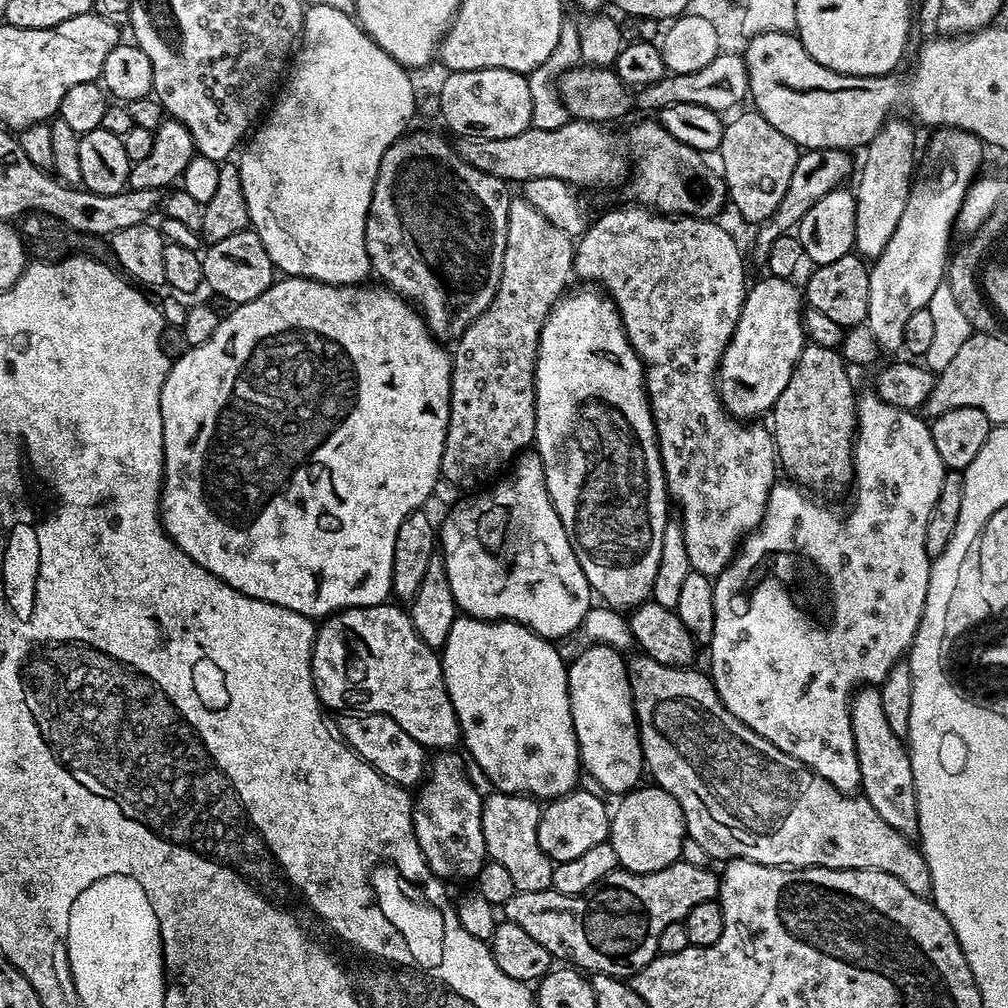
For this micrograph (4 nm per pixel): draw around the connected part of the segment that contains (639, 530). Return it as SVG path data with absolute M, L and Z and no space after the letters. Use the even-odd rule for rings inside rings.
M600 290L592 291L596 292L576 292L573 296L571 296L571 294L561 296L560 300L554 305L552 312L547 318L546 326L542 326L542 334L540 335L540 341L538 342L538 358L536 359L536 438L534 441L534 450L542 458L542 462L544 463L544 473L546 474L546 490L550 494L552 505L558 514L558 518L562 518L562 526L566 530L566 534L570 538L570 546L578 558L578 566L582 566L582 570L586 574L588 585L591 586L593 593L595 593L599 599L600 596L604 599L601 601L603 601L607 607L617 610L631 610L635 608L637 604L645 603L645 601L651 597L652 587L654 586L654 574L658 574L658 558L662 558L662 530L666 530L666 522L670 518L670 512L668 512L670 497L668 485L665 483L664 461L660 459L662 444L661 441L656 441L656 424L652 421L652 408L648 405L648 400L650 401L650 392L646 387L644 363L640 360L640 356L634 350L634 346L626 334L624 323L620 317L620 312L616 309L616 303L612 300L612 297Z

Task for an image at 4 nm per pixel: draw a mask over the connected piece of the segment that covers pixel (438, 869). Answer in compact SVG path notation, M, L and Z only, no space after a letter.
M440 750L433 756L436 757L433 760L431 757L412 802L414 838L422 850L422 858L426 858L426 866L430 866L441 882L472 882L482 870L488 855L486 838L482 834L482 792L472 785L468 777L469 765L459 751Z

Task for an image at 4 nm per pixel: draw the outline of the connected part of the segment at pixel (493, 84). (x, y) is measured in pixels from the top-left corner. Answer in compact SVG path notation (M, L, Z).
M483 68L465 72L448 72L445 77L440 84L440 112L448 123L449 133L457 132L457 137L474 140L514 138L514 134L522 134L532 127L530 86L525 73L501 68Z

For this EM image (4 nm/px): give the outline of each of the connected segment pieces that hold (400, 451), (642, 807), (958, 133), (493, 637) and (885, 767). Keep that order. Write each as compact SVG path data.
M289 276L273 282L258 298L254 298L245 304L235 305L229 316L221 319L218 330L206 342L191 345L180 357L171 361L166 382L162 384L160 393L160 435L162 437L162 473L164 475L164 487L160 489L160 520L164 524L164 531L198 566L210 570L217 580L226 582L234 590L238 590L244 596L252 600L265 600L271 604L282 606L286 610L294 610L302 617L327 618L334 616L345 608L365 608L375 604L385 603L392 596L392 571L394 570L394 542L398 538L398 526L411 512L419 512L425 507L424 503L433 499L435 480L440 475L442 466L442 450L446 442L446 430L450 422L450 390L452 389L452 358L449 349L441 341L433 336L430 329L424 323L424 317L403 296L393 292L387 286L380 288L368 288L367 283L338 285L307 280L301 276Z
M637 786L630 792L625 792L619 797L620 805L614 808L610 816L610 843L614 846L616 863L623 871L646 874L654 870L662 870L666 866L676 863L681 859L683 842L686 837L686 825L682 806L669 792L655 786Z
M942 128L931 134L928 156L934 163L941 164L940 173L921 184L920 181L913 183L906 210L902 210L902 222L898 222L898 230L894 230L894 238L886 242L886 250L871 261L868 270L870 306L866 323L884 354L899 353L903 349L902 333L910 314L927 308L934 290L946 280L950 259L948 243L952 240L956 215L964 205L974 177L981 171L980 159L986 151L983 140L960 128Z
M460 614L450 626L450 638L442 649L446 690L458 718L463 751L470 760L472 755L471 763L484 771L495 791L519 792L547 802L573 791L576 779L582 776L578 738L570 714L568 664L556 648L553 641L512 620L479 620Z
M864 686L853 695L850 726L854 730L860 788L864 799L870 802L870 806L874 806L874 810L878 810L879 816L889 826L894 826L894 830L898 830L898 834L909 838L919 837L914 770L910 766L905 741L898 734L894 734L894 730L890 730L890 726L886 723L879 687Z

